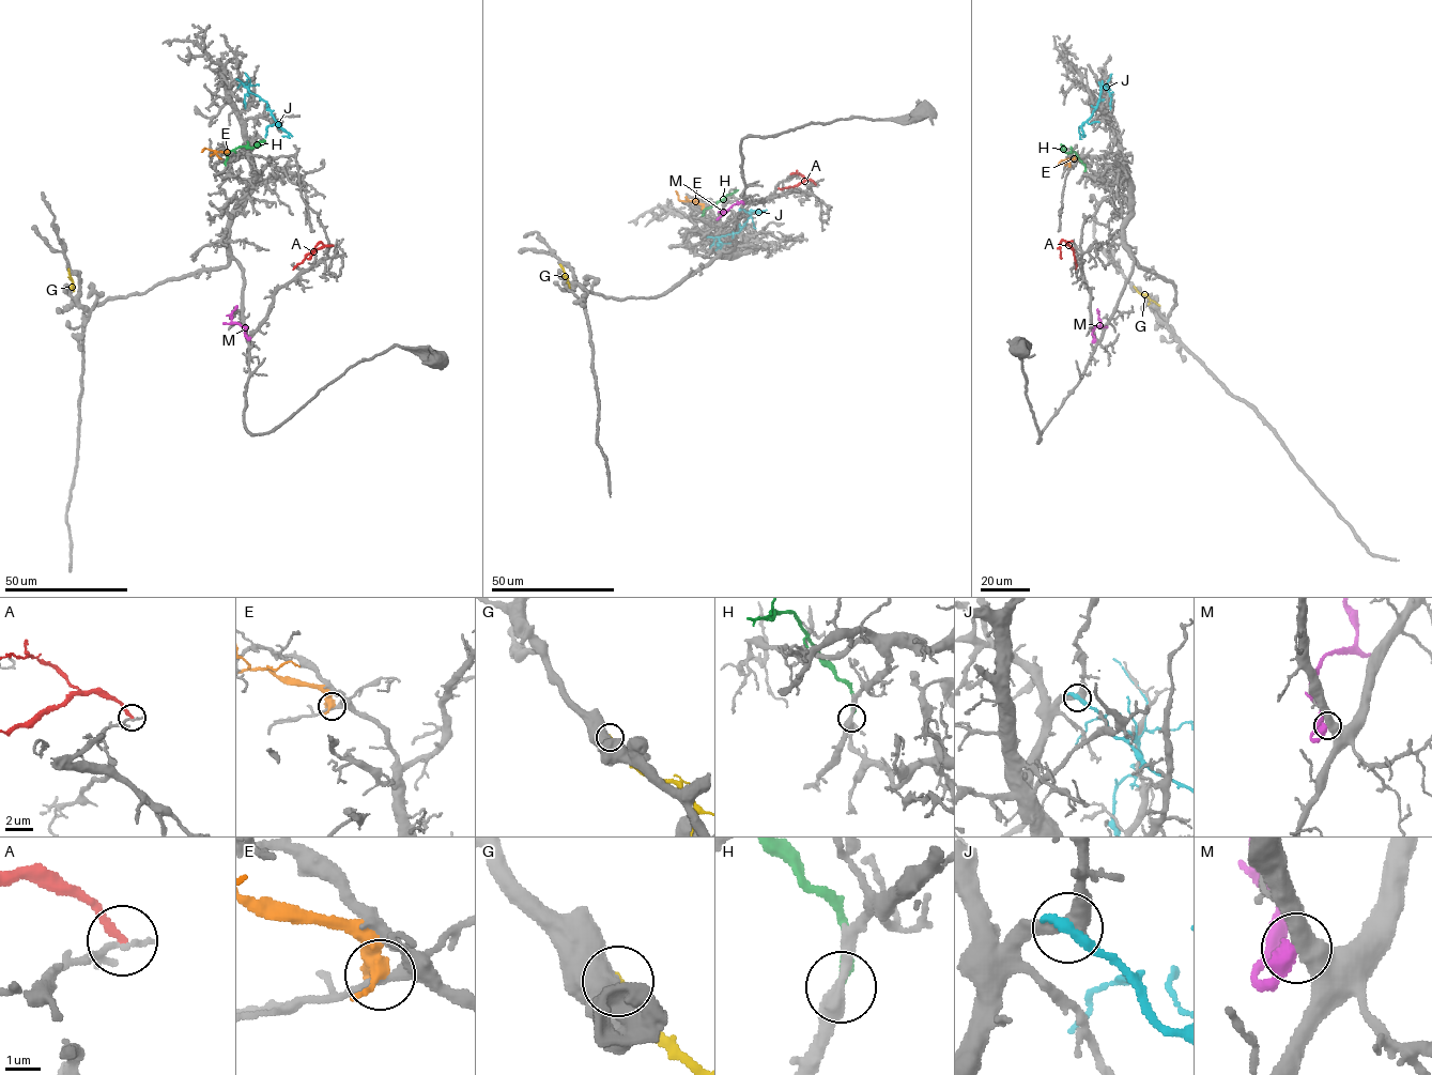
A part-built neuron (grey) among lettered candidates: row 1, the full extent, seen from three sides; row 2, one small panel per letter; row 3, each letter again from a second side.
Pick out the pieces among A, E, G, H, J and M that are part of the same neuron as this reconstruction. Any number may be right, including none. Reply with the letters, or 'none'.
none

